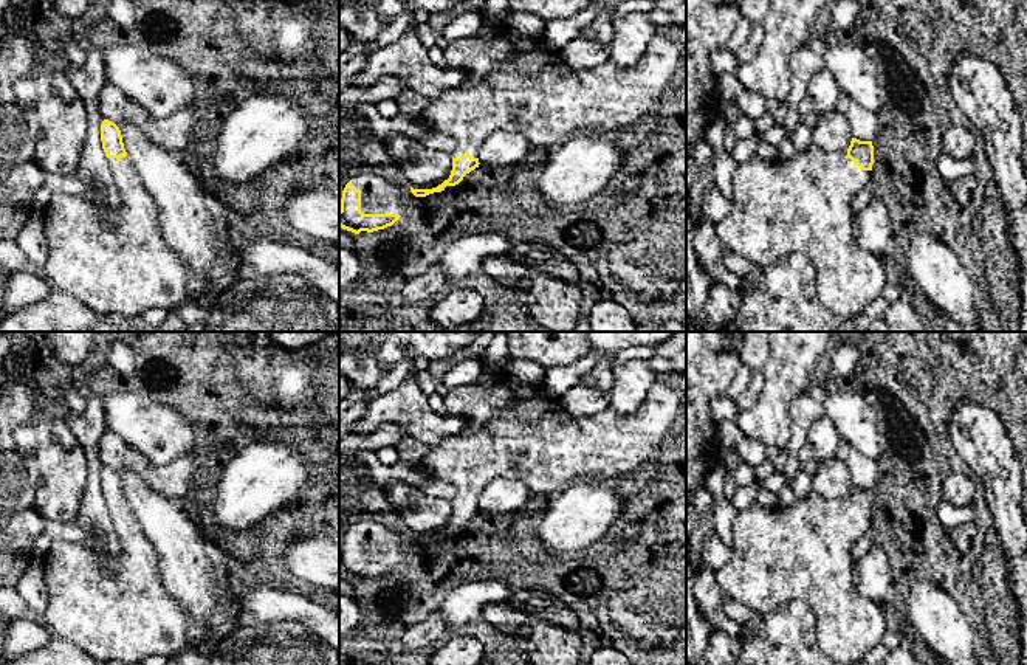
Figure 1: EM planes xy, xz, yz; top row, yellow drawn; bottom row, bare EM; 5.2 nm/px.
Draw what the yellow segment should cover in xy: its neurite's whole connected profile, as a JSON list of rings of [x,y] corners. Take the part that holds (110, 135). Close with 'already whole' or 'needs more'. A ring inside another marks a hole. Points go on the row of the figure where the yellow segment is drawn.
[[[104,119],[101,141],[121,205],[108,206],[67,192],[54,194],[42,214],[48,246],[48,259],[39,270],[42,277],[53,290],[102,315],[135,318],[150,308],[170,313],[181,304],[209,304],[223,290],[229,260],[234,259],[234,250],[226,246],[228,239],[217,250],[215,265],[209,271],[212,293],[195,301],[187,291],[187,268],[163,236],[158,208],[127,157],[119,127]]]; needs more

